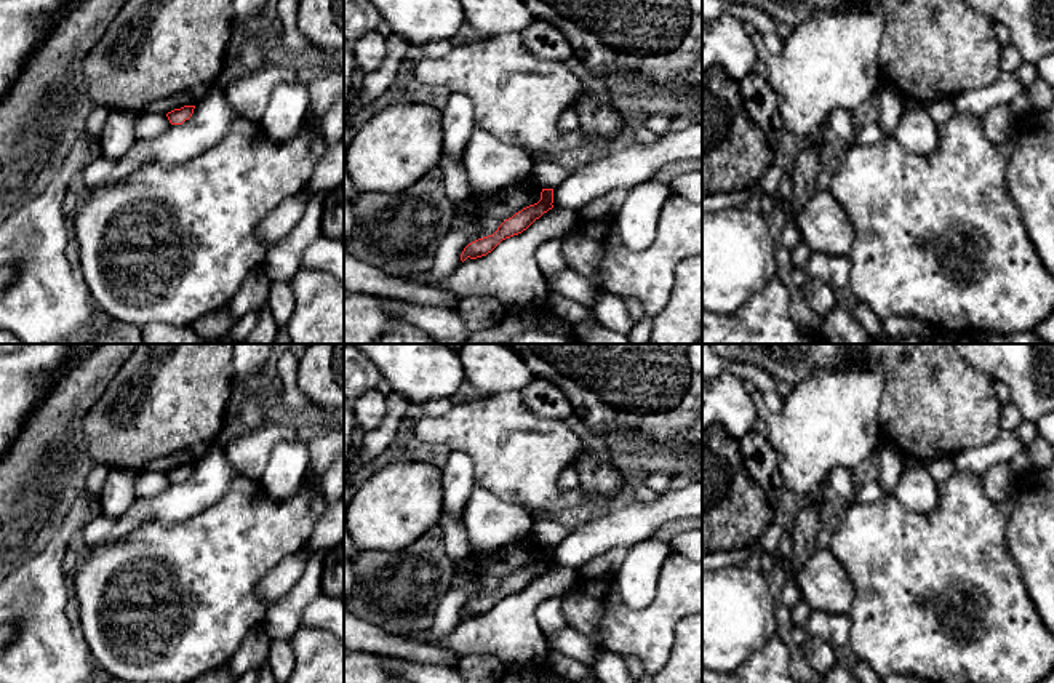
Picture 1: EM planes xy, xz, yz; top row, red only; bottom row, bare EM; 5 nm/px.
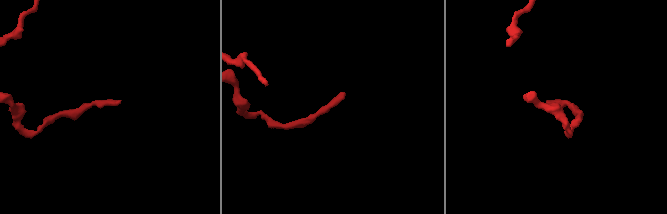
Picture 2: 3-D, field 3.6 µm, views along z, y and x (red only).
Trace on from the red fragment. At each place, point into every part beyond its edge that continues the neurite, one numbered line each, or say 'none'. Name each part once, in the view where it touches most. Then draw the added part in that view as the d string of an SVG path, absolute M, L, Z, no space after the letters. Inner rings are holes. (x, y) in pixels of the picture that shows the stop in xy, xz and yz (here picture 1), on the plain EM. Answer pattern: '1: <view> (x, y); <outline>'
none

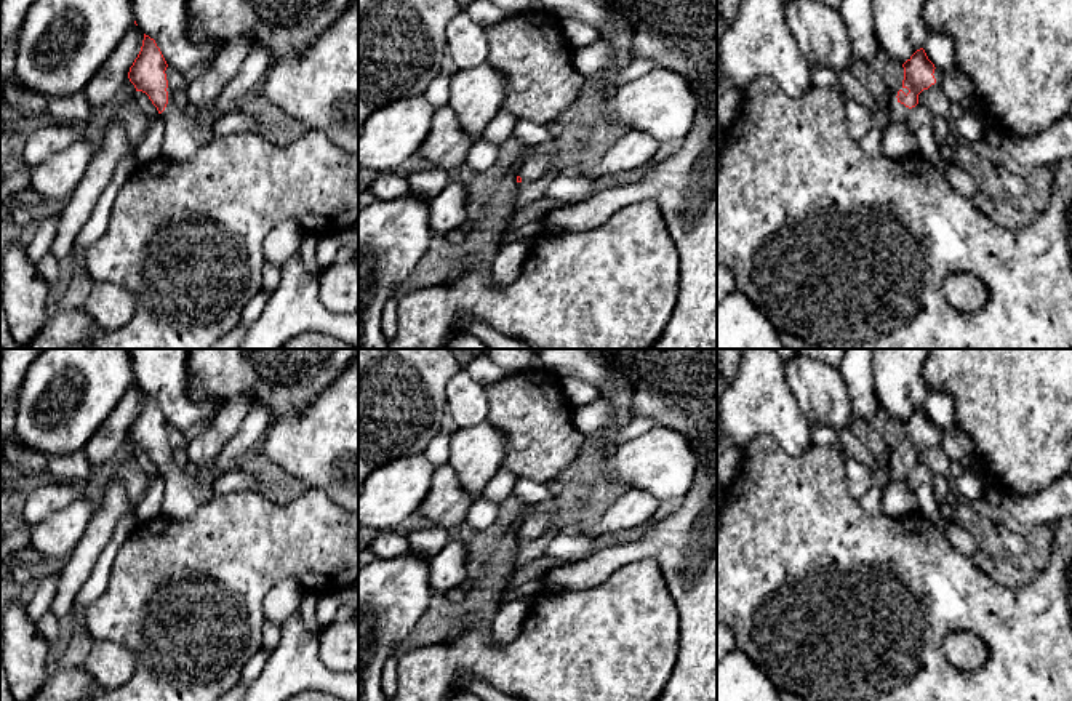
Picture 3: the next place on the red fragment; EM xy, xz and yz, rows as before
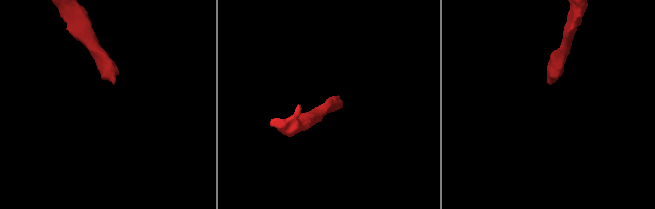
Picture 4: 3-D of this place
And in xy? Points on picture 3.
1: xy (184, 495); M166 463L160 475L165 480L162 515L184 520L214 498L211 482L200 482L195 475L186 474L178 464Z

